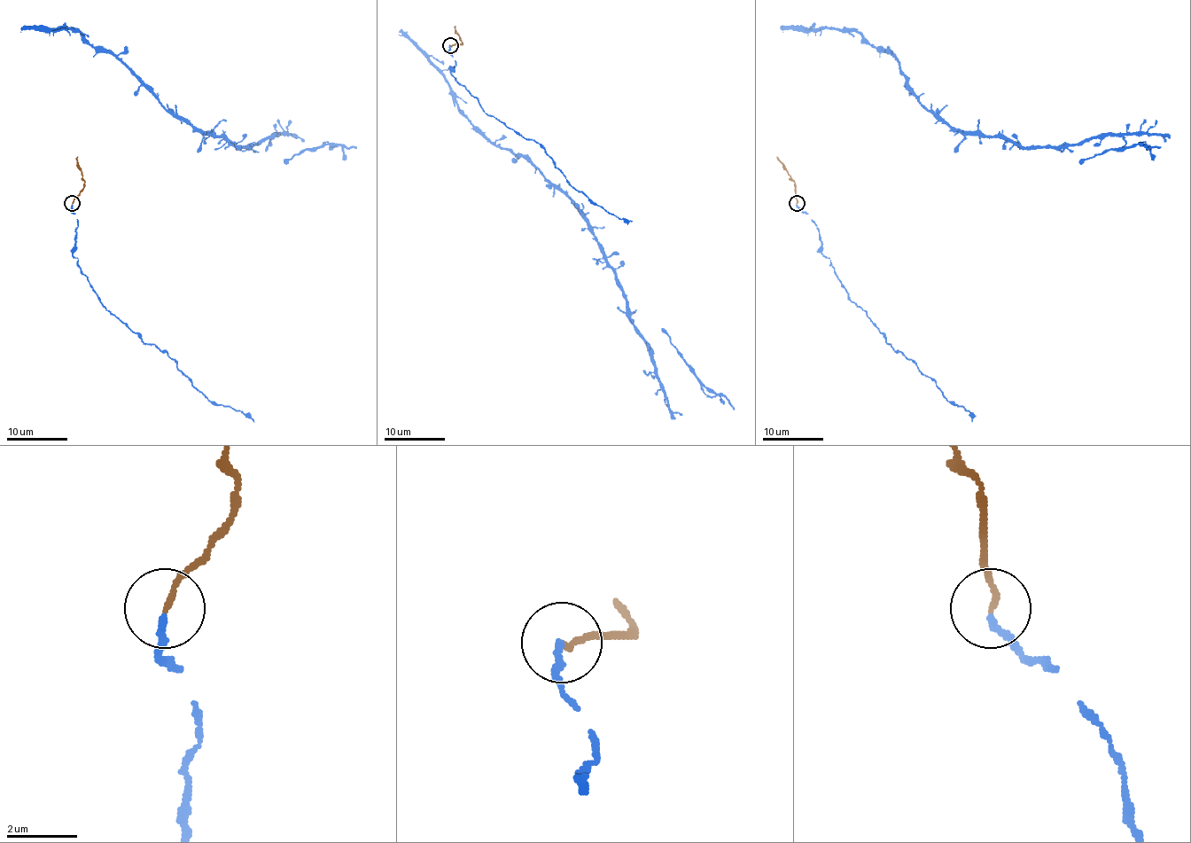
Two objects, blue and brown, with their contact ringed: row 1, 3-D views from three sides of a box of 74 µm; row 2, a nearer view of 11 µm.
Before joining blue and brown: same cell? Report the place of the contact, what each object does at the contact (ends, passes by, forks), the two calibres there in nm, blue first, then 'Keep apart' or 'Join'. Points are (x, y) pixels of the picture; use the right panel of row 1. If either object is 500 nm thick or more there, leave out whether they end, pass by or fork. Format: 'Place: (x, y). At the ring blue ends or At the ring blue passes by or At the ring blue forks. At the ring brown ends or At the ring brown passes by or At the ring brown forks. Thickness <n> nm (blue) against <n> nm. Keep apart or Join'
Place: (797, 203). At the ring blue ends. At the ring brown ends. Thickness 180 nm (blue) against 140 nm. Join

